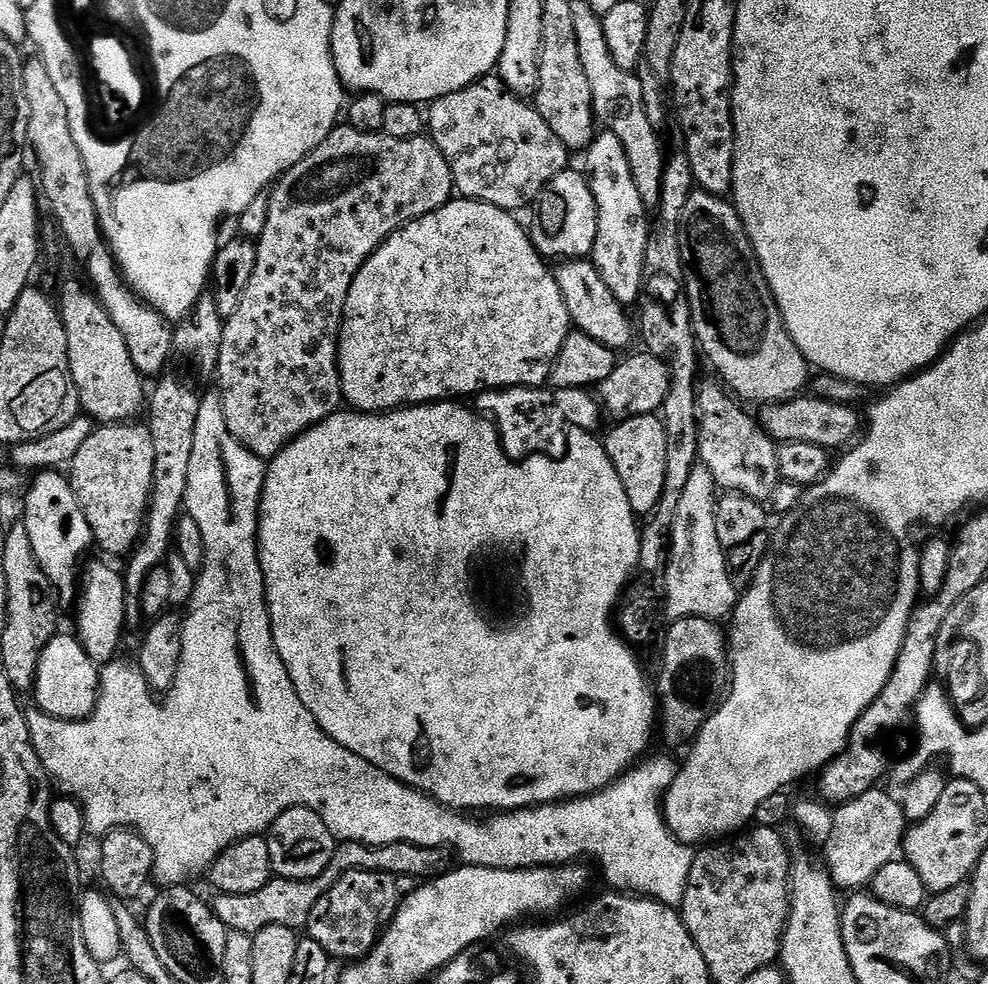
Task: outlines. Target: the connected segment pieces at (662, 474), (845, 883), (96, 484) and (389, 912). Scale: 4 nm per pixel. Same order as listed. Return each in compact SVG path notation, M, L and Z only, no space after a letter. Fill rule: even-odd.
M656 414L635 416L629 420L619 421L615 427L608 437L603 437L604 449L608 451L614 470L618 470L618 478L622 478L622 486L630 498L632 511L637 517L647 517L658 506L666 482L664 421Z
M883 787L871 788L866 794L854 798L850 802L839 805L833 815L833 829L829 840L823 844L823 867L827 868L828 876L837 889L852 888L848 890L860 890L863 886L871 885L874 874L882 870L890 862L894 862L900 855L904 846L904 834L906 831L906 819L901 801L890 793L883 792Z
M121 422L97 427L74 454L70 479L78 506L86 514L86 522L90 522L95 547L112 556L127 557L140 541L152 497L154 438L150 438L147 423Z
M346 872L329 892L322 894L322 898L314 902L308 915L307 939L318 942L318 946L328 951L329 957L336 959L337 956L338 959L344 960L343 962L355 962L372 951L384 929L395 918L401 899L395 876L385 872Z

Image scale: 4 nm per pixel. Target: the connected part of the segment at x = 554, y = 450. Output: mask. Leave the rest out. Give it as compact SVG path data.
M512 387L488 389L476 397L475 409L491 418L500 436L505 454L517 462L530 456L543 455L551 460L564 460L568 453L568 427L555 397L542 388Z

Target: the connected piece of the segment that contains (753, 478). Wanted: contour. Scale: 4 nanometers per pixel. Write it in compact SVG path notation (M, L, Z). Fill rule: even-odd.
M701 383L696 393L698 414L701 416L698 430L699 463L708 469L721 489L749 496L751 500L771 501L772 492L781 483L777 445L753 415L751 418L743 412L739 408L741 405L719 383L716 384Z

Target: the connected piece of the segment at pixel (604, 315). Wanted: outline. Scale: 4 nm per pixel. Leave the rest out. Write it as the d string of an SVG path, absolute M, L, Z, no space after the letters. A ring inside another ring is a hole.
M591 259L566 260L557 263L554 268L558 290L562 290L562 302L566 302L566 310L570 314L575 331L590 334L598 342L608 348L621 350L634 340L634 320L628 317L629 309L610 294L606 282L602 282L602 274L592 264Z

